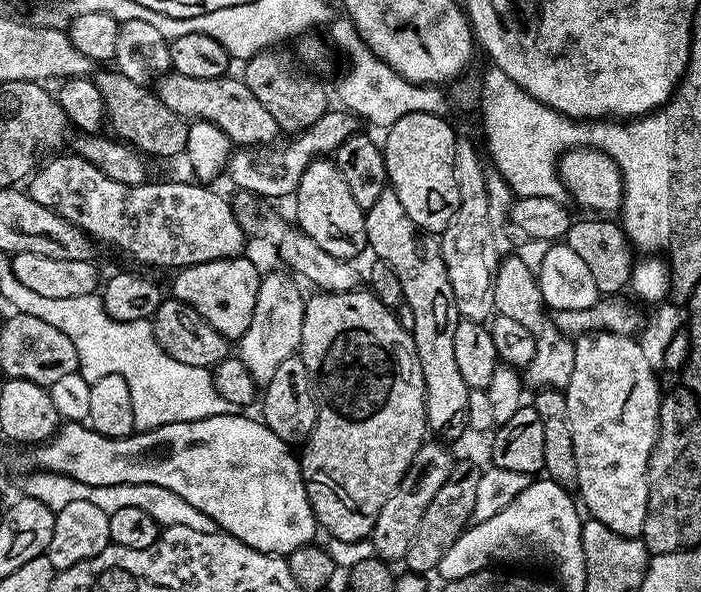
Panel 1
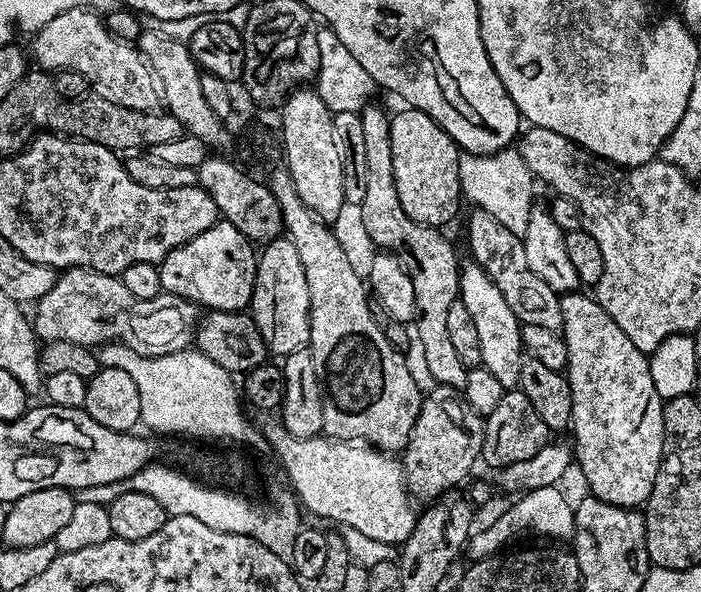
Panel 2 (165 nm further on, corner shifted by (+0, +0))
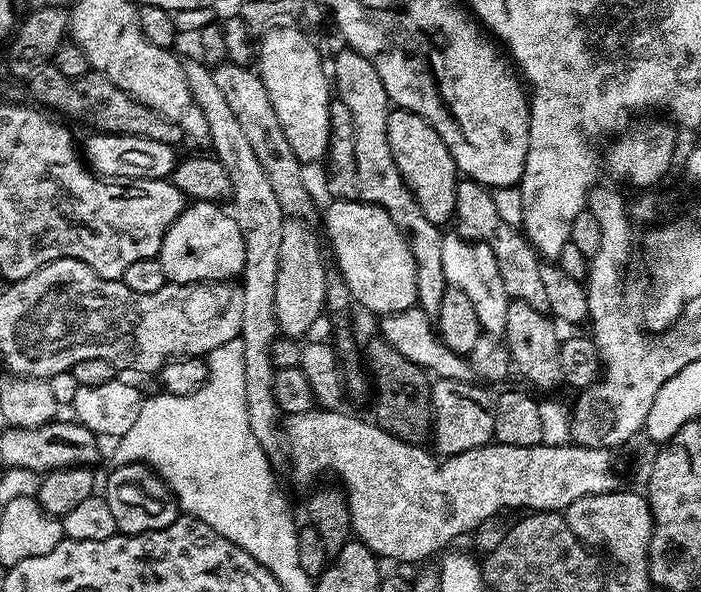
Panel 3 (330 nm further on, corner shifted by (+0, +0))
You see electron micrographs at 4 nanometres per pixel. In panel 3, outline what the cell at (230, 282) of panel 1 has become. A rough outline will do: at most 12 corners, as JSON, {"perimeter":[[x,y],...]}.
{"perimeter":[[216,202],[189,203],[158,257],[173,284],[244,271],[238,222]]}

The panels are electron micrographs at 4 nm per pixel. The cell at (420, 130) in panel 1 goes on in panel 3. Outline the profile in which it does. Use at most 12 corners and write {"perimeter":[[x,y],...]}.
{"perimeter":[[389,111],[386,138],[420,213],[447,225],[458,173],[427,120]]}

